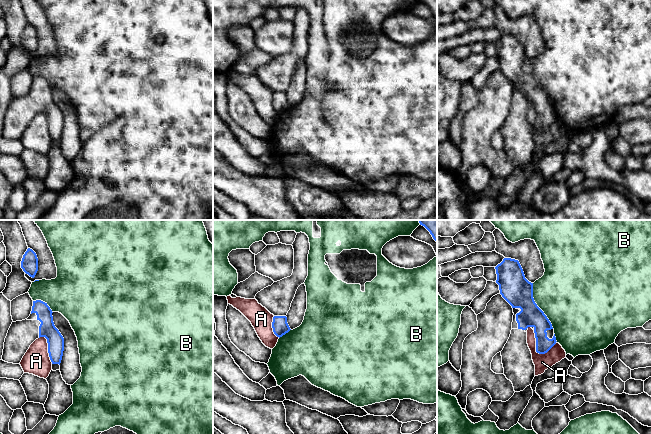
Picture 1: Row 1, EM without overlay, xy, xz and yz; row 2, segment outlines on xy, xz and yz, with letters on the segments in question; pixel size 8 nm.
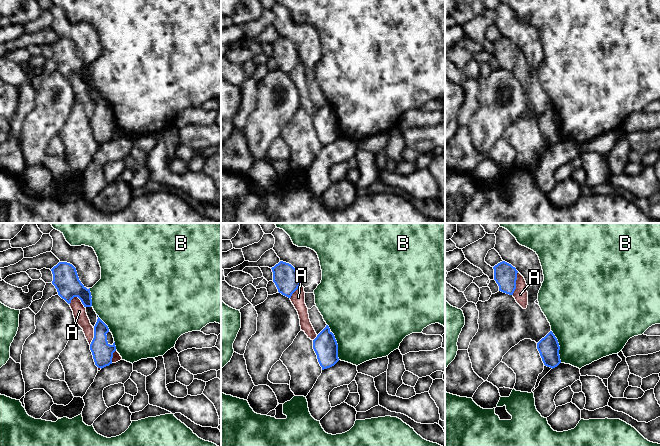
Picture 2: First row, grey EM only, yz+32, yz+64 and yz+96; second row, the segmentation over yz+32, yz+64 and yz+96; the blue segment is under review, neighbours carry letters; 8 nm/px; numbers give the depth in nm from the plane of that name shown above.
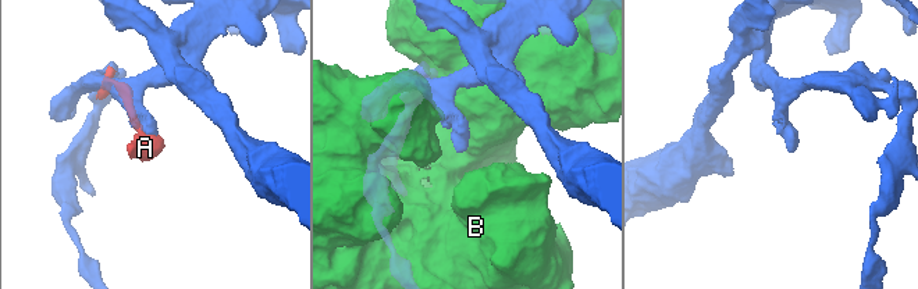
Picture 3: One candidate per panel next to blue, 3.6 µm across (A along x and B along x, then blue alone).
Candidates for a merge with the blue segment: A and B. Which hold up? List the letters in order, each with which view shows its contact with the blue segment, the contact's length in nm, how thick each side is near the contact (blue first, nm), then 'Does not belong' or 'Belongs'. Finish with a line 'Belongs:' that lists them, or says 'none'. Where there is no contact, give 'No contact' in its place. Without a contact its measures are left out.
A: Touches blue in yz. Shared border 220 nm. Thickness 140 nm (blue) against 140 nm. Does not belong
B: Touches blue in yz. Shared border 400 nm. Thickness 240 nm (blue) against 460 nm. Does not belong
Belongs: none

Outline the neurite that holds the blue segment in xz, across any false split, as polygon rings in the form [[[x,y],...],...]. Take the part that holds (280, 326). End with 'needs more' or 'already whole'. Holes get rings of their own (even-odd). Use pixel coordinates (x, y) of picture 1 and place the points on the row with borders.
[[[297,233],[292,244],[294,249],[294,269],[290,277],[274,282],[258,292],[255,299],[274,315],[272,328],[277,337],[282,337],[291,329],[287,323],[287,313],[298,287],[308,276],[309,238],[305,233]]]; needs more

